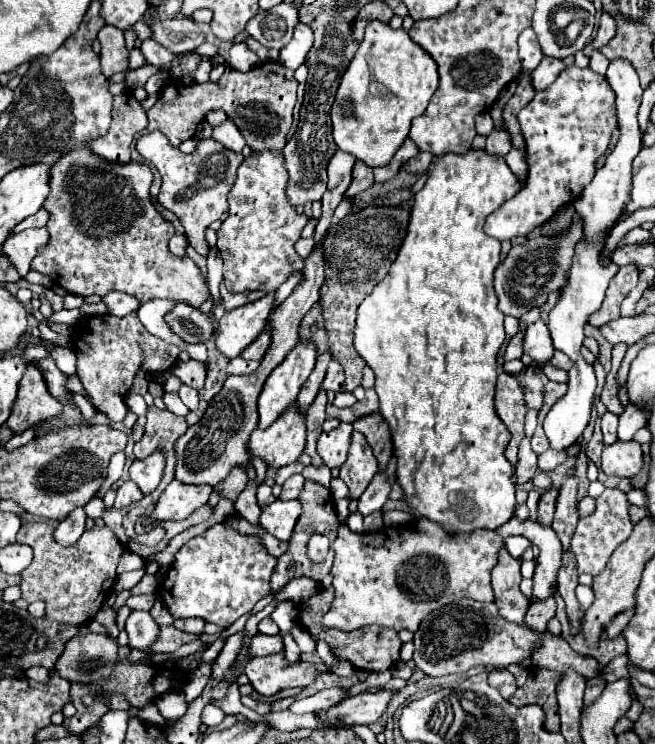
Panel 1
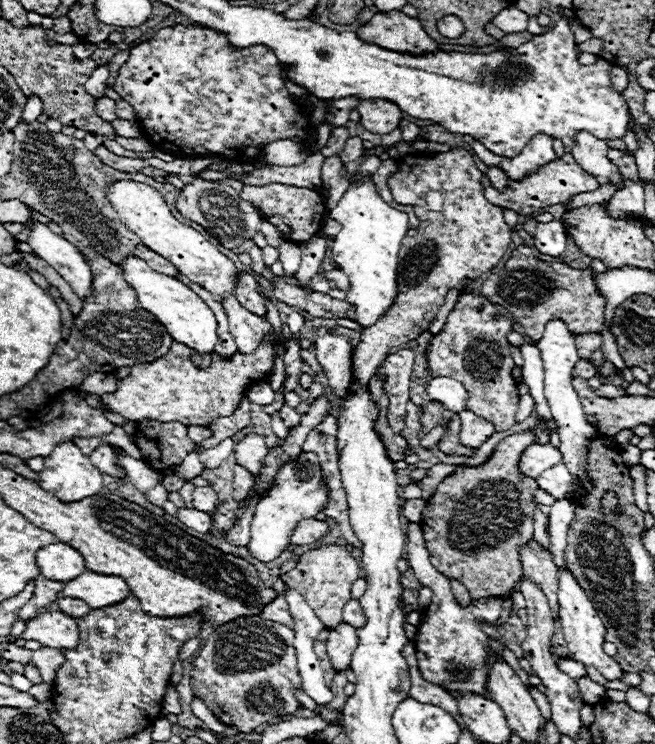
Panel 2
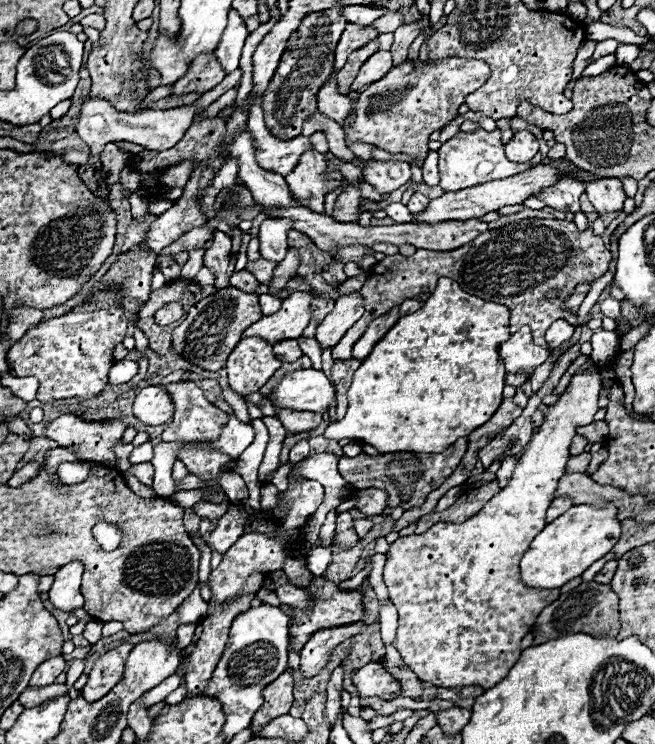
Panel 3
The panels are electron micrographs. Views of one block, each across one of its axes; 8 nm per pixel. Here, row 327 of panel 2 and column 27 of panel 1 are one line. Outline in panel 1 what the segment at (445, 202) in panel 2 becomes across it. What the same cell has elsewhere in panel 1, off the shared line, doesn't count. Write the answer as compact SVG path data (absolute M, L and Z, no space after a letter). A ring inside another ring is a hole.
M30 364L24 378L20 380L12 414L6 420L8 428L12 430L12 434L22 434L30 426L58 414L62 414L62 404L54 396L50 396L42 372L34 364Z

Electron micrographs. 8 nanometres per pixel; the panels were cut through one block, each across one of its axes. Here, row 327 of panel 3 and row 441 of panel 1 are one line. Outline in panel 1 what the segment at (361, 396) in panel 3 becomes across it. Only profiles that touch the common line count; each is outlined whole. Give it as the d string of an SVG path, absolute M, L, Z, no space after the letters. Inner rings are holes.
M468 150L464 154L444 154L436 156L428 168L428 180L424 188L414 196L412 216L408 222L406 238L398 250L398 258L394 260L394 266L390 268L388 276L378 282L370 296L364 298L364 302L358 308L356 328L354 328L354 348L356 352L366 360L366 364L376 374L376 392L380 398L380 414L388 422L392 430L392 442L394 442L394 454L398 458L398 484L402 486L406 498L406 504L414 508L416 516L424 516L428 520L434 520L442 524L448 532L472 532L476 528L494 530L502 524L506 524L512 518L514 512L514 484L510 482L512 466L504 456L504 450L510 442L510 432L504 426L504 422L498 418L494 410L494 386L496 386L496 354L504 342L504 314L498 310L498 298L494 294L494 270L500 262L500 242L496 238L490 238L484 234L482 226L490 212L494 212L504 200L512 198L520 190L518 178L508 168L504 156L490 156L486 150ZM420 446L438 446L434 452L422 452Z

